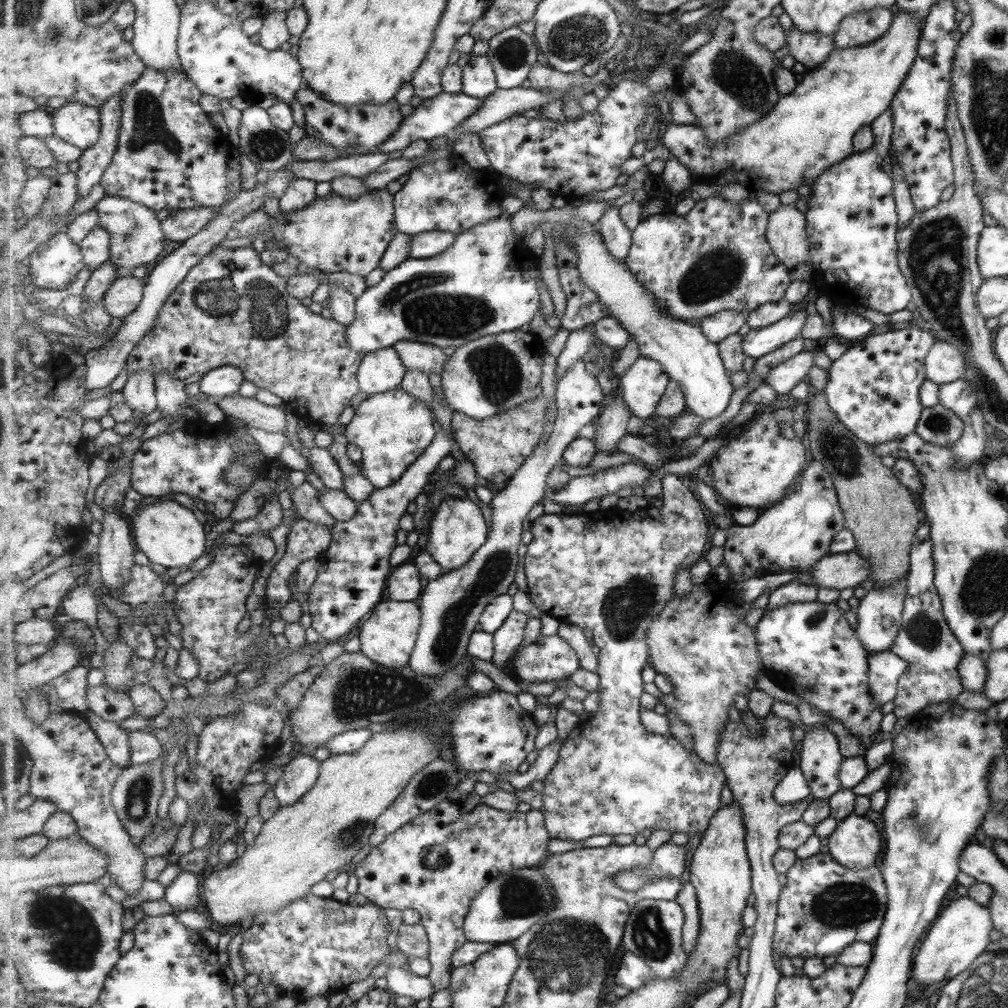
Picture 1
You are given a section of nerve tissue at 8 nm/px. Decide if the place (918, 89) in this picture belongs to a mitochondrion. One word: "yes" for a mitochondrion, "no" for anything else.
no

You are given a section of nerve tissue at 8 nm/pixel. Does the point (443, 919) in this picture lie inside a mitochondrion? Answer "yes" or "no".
no

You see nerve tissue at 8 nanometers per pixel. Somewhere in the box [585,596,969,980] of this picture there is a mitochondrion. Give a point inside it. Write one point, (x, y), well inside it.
(842, 904)

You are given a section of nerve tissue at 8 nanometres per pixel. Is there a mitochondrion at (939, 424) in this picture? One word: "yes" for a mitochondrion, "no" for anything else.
yes

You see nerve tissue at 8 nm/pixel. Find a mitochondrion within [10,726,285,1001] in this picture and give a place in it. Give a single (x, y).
(70, 938)

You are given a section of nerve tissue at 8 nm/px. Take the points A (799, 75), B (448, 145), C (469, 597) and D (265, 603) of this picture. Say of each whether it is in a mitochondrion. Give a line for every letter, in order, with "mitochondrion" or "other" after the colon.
A: other
B: other
C: mitochondrion
D: other

